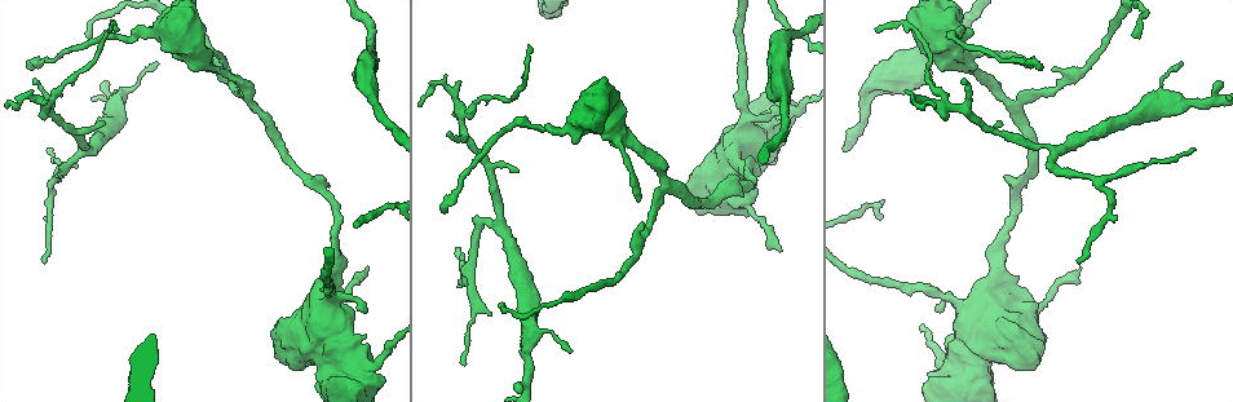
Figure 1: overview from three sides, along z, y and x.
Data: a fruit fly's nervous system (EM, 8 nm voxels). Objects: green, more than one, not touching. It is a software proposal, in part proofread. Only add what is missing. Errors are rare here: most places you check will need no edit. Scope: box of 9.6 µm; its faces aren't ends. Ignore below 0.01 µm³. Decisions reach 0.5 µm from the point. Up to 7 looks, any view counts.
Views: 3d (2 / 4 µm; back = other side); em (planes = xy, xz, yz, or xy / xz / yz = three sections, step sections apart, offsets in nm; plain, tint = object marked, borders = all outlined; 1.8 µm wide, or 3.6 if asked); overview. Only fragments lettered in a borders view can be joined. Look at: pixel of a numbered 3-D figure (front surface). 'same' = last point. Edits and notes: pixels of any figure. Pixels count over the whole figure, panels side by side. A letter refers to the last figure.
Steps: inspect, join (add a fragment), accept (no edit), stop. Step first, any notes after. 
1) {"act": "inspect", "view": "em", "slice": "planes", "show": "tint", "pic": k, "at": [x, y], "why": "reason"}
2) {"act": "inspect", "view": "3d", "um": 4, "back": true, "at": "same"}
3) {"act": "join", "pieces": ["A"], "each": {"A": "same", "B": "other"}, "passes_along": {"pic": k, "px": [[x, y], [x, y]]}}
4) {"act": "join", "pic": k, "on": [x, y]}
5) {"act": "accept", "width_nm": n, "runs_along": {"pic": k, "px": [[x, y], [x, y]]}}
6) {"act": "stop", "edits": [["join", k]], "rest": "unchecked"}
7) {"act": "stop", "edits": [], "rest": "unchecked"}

{"act": "inspect", "view": "em", "um": 3.6, "slice": "planes", "show": "borders", "pic": 1, "at": [911, 88], "why": "an open end"}

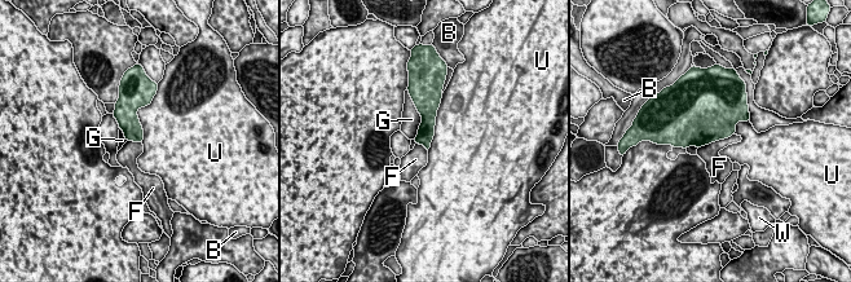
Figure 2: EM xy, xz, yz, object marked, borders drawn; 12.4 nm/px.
{"act": "accept", "longest_contact_nm": ["U", 700], "each": {"B": "other", "F": "other", "G": "other", "U": "other", "W": "other"}, "found": "no lettered fragment goes on from it"}

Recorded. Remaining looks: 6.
{"act": "inspect", "view": "em", "um": 3.6, "slice": "planes", "show": "tint", "pic": 1, "at": [181, 20]}

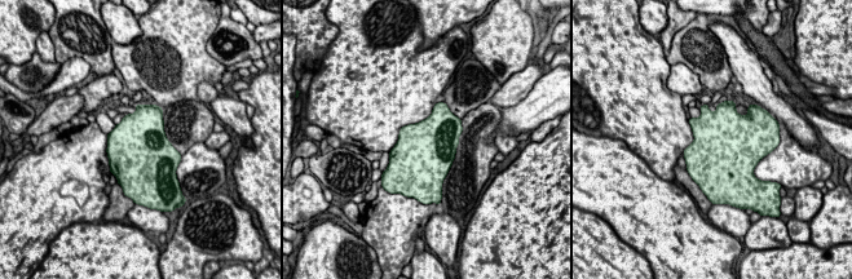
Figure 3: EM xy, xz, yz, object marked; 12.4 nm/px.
{"act": "inspect", "view": "em", "um": 3.6, "slice": "planes", "show": "borders", "at": "same", "why": "see the neighbours"}

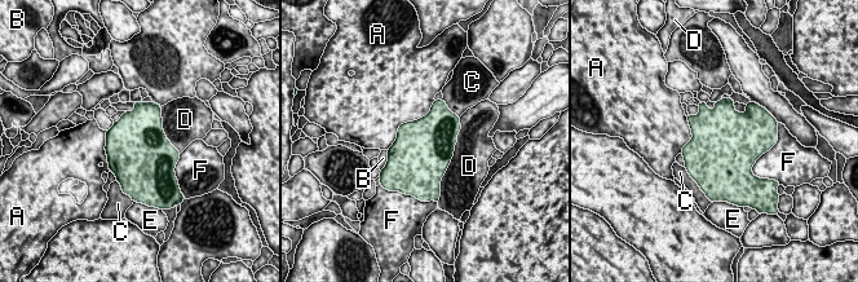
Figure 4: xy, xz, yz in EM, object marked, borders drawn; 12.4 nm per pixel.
{"act": "accept", "width_nm": 750, "each": {"A": "other", "B": "other", "C": "other", "D": "other", "E": "other", "F": "other"}, "border": {"pic": 4, "px": [[434, 100], [387, 149]]}, "found": "no lettered fragment goes on from it"}

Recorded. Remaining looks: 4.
{"act": "inspect", "view": "em", "um": 3.6, "slice": "planes", "show": "borders", "pic": 1, "at": [1025, 318], "why": "sharp bend"}

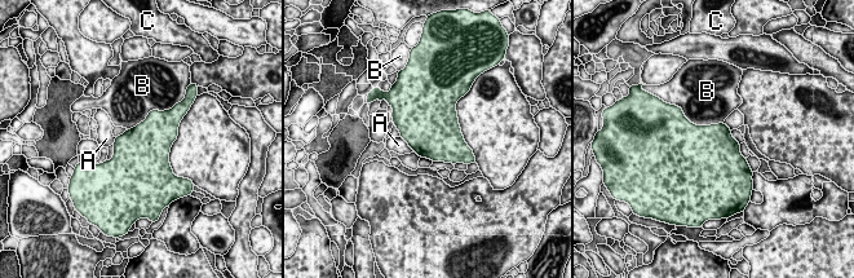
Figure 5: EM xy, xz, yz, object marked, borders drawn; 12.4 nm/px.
{"act": "accept", "each": {"A": "other", "B": "other", "C": "other"}, "found": "no lettered fragment goes on from it"}

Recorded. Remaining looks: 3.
{"act": "stop", "edits": [], "rest": "unchecked"}

